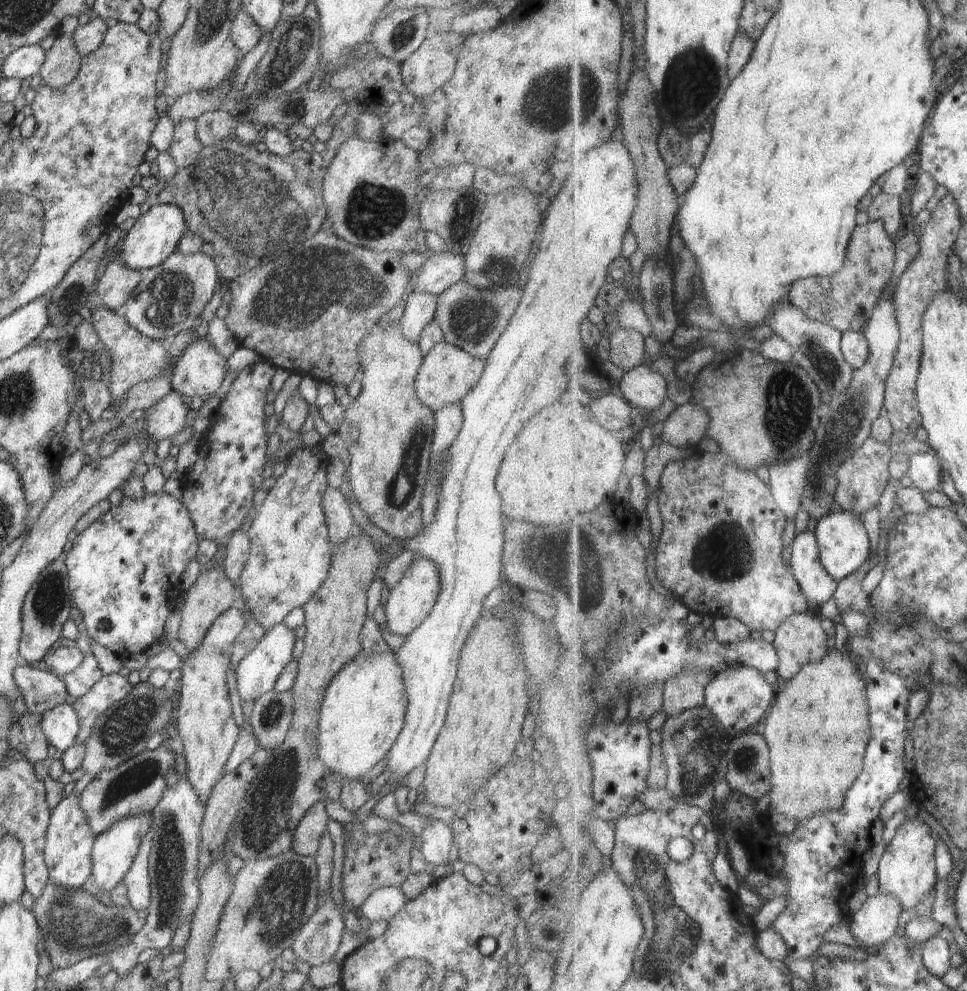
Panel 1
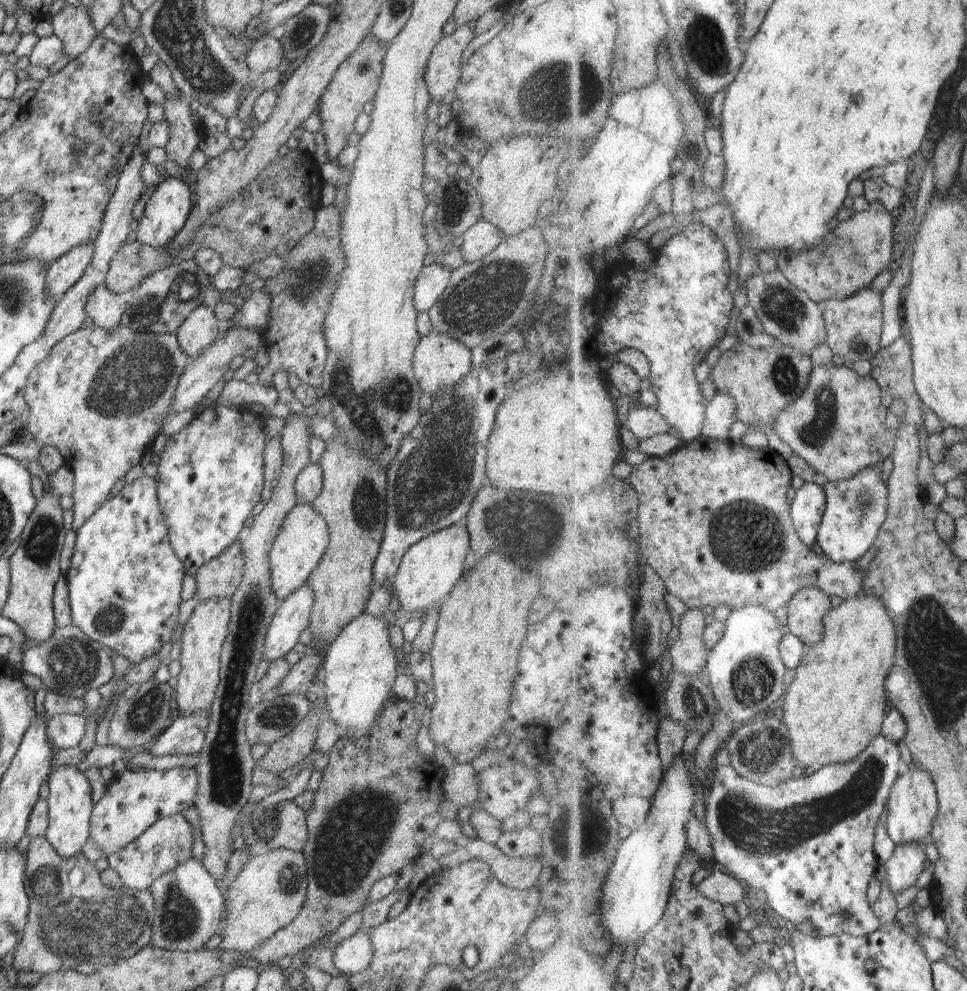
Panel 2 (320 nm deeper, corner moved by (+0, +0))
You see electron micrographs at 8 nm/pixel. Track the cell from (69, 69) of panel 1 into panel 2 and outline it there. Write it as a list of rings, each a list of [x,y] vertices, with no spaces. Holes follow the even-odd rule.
[[[64,5],[54,16],[51,16],[53,34],[62,42],[65,55],[79,57],[92,44],[97,30],[92,24],[89,9],[84,5]]]

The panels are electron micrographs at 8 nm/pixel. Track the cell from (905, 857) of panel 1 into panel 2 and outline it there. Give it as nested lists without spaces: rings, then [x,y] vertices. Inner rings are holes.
[[[912,762],[909,768],[903,769],[901,777],[893,788],[889,800],[888,826],[890,836],[897,845],[907,842],[932,842],[933,828],[939,815],[939,789],[933,774],[928,769]]]

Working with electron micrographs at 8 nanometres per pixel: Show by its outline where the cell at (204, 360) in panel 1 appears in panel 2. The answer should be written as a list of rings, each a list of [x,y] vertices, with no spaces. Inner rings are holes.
[[[205,304],[198,305],[187,317],[186,320],[178,327],[176,338],[184,354],[193,359],[201,350],[207,349],[214,339],[217,339],[219,332],[222,331],[223,324],[218,321],[213,311],[206,307]]]

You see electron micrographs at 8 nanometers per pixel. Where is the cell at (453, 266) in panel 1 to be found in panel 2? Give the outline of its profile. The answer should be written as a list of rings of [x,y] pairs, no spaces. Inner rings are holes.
[[[480,219],[463,235],[462,254],[466,263],[479,261],[490,251],[493,251],[504,239],[499,228],[486,219]]]

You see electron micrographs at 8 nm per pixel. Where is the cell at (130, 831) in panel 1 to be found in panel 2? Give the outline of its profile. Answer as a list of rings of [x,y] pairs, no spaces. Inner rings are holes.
[[[175,767],[169,770],[129,771],[115,777],[106,785],[102,798],[93,806],[89,820],[89,838],[109,858],[112,853],[134,842],[141,832],[150,828],[157,820],[175,814],[195,804],[198,773],[195,767]]]

